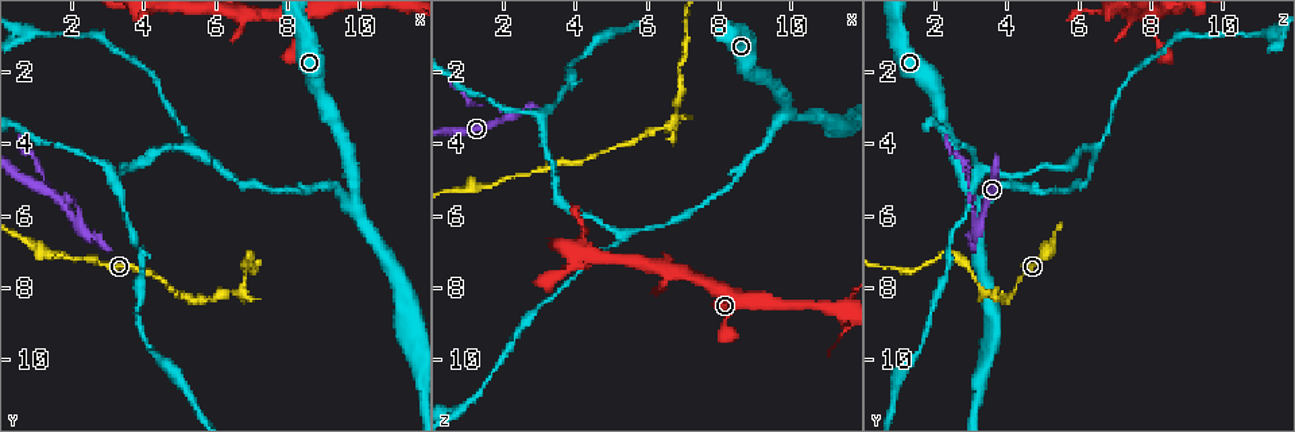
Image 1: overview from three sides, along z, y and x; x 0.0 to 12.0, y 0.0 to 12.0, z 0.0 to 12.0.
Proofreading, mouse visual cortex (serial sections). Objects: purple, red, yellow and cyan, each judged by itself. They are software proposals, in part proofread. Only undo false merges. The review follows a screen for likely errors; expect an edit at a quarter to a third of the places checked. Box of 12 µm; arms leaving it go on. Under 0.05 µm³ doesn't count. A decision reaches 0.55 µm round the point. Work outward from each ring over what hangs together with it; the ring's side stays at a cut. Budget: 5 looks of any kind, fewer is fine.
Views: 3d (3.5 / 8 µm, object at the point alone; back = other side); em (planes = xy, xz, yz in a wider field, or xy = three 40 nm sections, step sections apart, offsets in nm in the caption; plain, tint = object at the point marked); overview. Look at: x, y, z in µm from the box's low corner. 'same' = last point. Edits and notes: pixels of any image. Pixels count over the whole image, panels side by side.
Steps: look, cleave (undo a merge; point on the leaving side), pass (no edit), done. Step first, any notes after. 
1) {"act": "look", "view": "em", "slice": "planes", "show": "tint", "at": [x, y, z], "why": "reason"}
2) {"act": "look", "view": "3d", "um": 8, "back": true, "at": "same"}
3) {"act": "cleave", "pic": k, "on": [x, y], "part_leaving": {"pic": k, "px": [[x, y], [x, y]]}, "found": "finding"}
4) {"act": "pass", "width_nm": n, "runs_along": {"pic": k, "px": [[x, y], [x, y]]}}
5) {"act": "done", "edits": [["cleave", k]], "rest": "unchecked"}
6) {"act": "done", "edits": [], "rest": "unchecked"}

{"act": "look", "view": "3d", "um": 3.5, "at": [6.8, 7.7, 3.1], "why": "narrows sharply"}

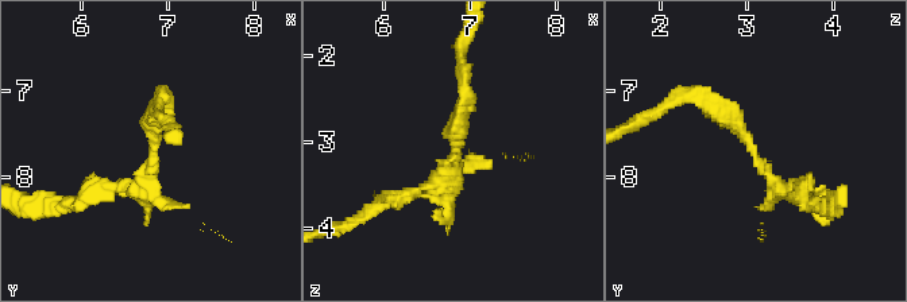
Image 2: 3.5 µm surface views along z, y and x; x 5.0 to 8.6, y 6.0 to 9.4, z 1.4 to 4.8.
{"act": "look", "view": "em", "slice": "planes", "show": "plain", "at": [6.85, 7.75, 3.10], "why": "now the EM"}

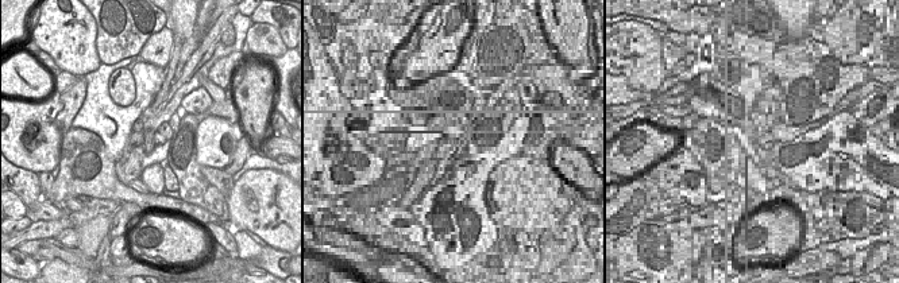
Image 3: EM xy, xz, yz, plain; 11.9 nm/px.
{"act": "look", "view": "em", "slice": "planes", "show": "tint", "at": "same"}

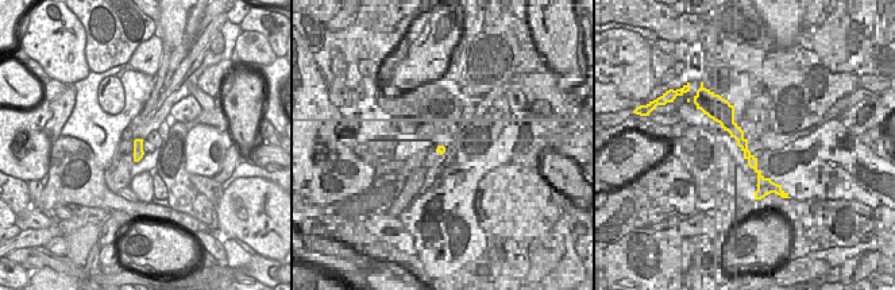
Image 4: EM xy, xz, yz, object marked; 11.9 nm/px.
{"act": "cleave", "pic": 2, "on": [153, 146], "found": "two cells meet here"}

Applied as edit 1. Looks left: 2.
{"act": "look", "view": "3d", "um": 3.5, "at": [9.8, 5.6, 3.2], "why": "sharp bend"}

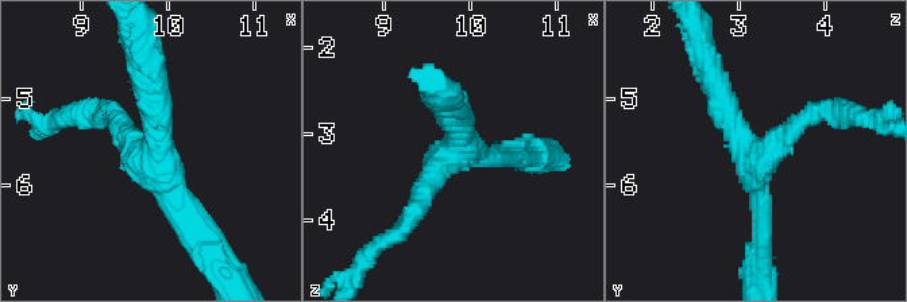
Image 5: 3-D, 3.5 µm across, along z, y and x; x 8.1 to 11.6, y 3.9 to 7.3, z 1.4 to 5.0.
{"act": "look", "view": "em", "slice": "xy", "step": 1, "show": "tint", "at": [9.85, 5.65, 3.20], "why": "need the tissue"}

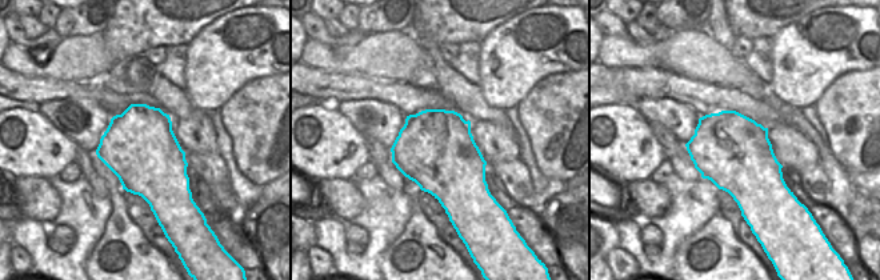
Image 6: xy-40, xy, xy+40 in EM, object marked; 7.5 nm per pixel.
{"act": "pass", "runs_along": {"pic": 5, "px": [[450, 108], [459, 148], [413, 210]]}, "found": "one cell here"}

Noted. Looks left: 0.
{"act": "done", "edits": [["cleave", 2]], "rest": "unchecked"}

